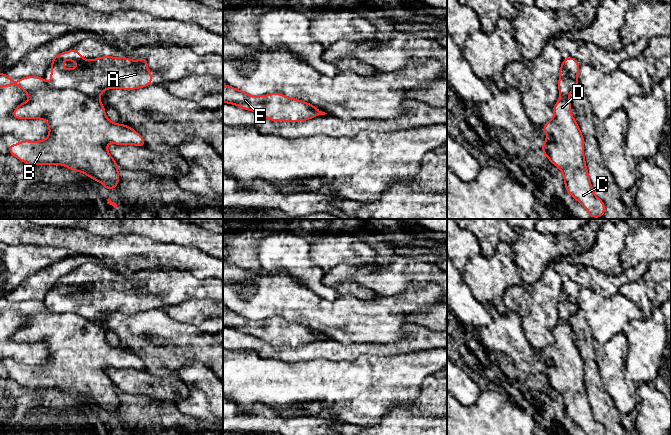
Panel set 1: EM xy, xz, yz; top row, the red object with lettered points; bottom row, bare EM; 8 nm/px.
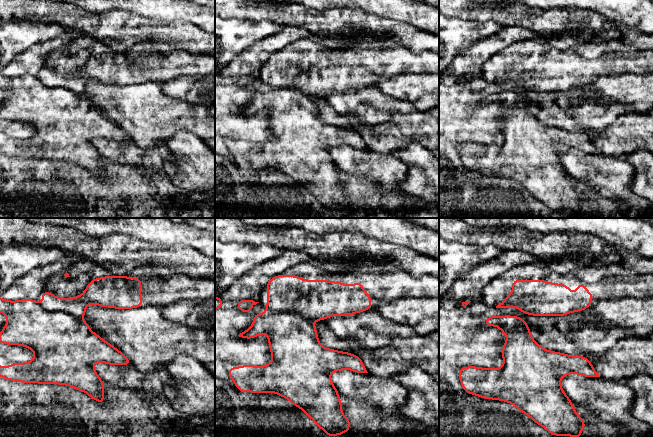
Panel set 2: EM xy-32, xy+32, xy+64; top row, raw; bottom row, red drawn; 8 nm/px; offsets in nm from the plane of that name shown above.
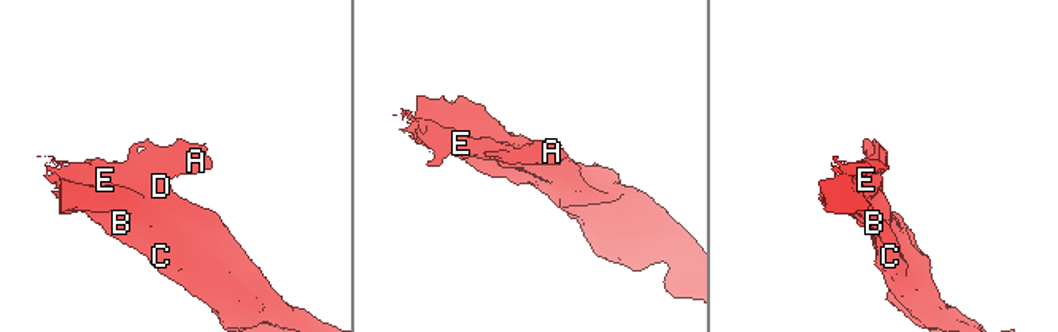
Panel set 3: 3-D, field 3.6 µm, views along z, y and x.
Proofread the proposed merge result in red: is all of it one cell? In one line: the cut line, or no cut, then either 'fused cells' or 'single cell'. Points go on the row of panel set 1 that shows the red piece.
xy (49, 85), (55, 89), (76, 89), (97, 99) | fused cells

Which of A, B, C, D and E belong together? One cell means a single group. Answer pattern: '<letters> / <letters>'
A / B C D E

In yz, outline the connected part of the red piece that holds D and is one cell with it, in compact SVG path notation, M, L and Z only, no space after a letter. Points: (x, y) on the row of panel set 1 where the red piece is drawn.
M560 97L553 110L553 119L542 127L548 135L542 152L562 171L568 194L587 209L591 218L602 217L605 204L593 192L584 159L584 137L571 114L569 98Z

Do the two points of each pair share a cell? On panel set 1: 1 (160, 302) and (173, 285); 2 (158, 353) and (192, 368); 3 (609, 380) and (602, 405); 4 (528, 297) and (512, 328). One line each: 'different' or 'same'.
1: same
2: different
3: different
4: different

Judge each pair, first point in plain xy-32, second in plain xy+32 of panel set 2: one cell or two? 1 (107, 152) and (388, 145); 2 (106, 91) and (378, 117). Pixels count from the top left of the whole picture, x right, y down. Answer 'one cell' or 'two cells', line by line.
1: two cells
2: two cells

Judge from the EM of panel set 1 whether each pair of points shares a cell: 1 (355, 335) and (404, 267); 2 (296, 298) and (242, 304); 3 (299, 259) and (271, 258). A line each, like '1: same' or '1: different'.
1: different
2: same
3: same

